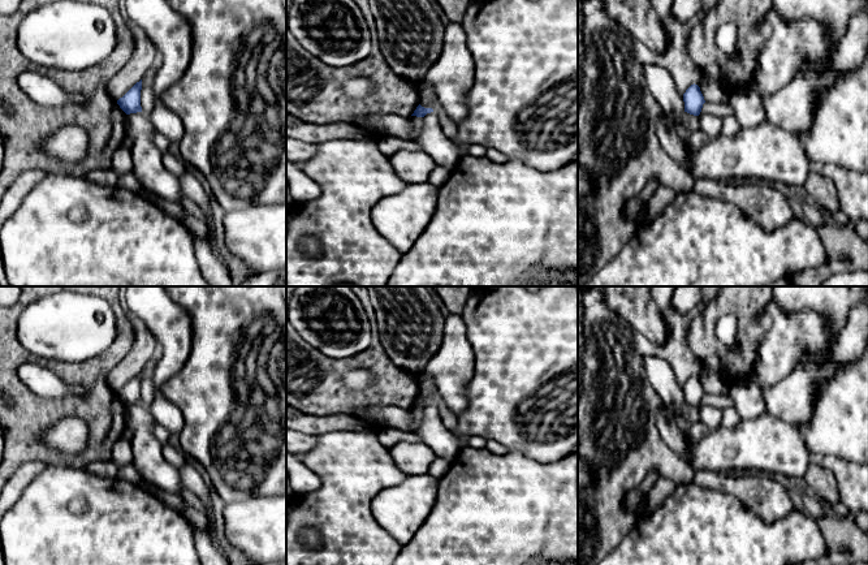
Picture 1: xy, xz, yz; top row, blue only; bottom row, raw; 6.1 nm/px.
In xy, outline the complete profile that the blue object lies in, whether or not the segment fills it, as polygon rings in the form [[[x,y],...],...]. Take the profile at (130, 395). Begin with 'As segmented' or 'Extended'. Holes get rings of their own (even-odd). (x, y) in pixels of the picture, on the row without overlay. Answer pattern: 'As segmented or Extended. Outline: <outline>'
As segmented. Outline: [[[142,371],[137,374],[122,389],[117,392],[117,396],[126,406],[142,404],[141,381]]]

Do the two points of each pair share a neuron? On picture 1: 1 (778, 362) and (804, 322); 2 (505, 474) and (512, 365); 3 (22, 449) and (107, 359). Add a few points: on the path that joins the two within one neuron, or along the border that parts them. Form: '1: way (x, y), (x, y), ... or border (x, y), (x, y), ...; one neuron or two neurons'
1: way (780, 352), (797, 332); one neuron
2: border (510, 451), (518, 451), (539, 462); two neurons
3: way (39, 421), (50, 410), (81, 406), (95, 388); one neuron

